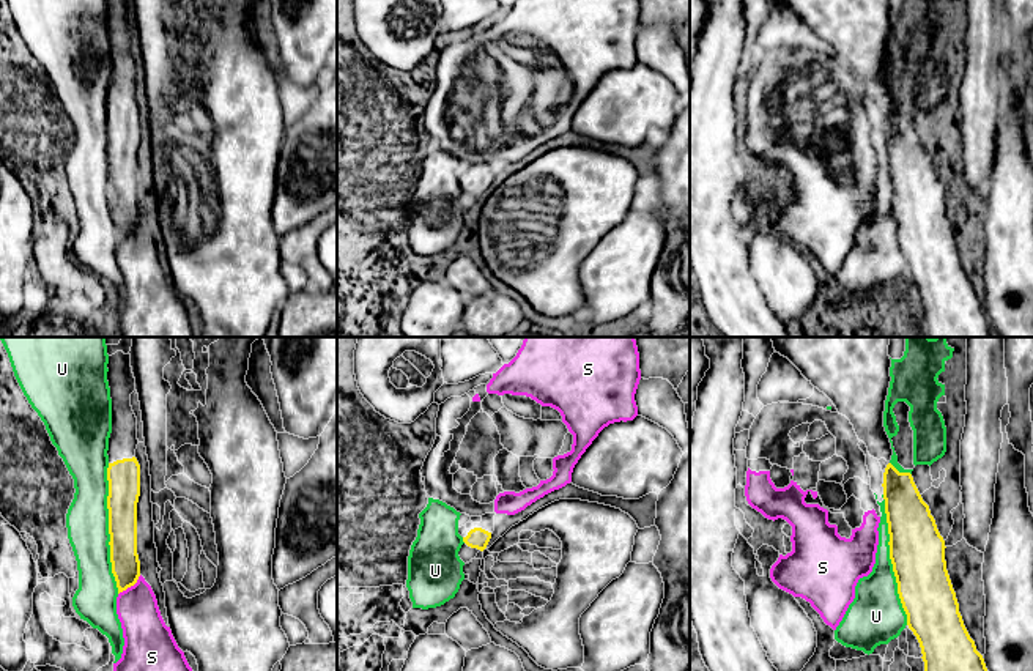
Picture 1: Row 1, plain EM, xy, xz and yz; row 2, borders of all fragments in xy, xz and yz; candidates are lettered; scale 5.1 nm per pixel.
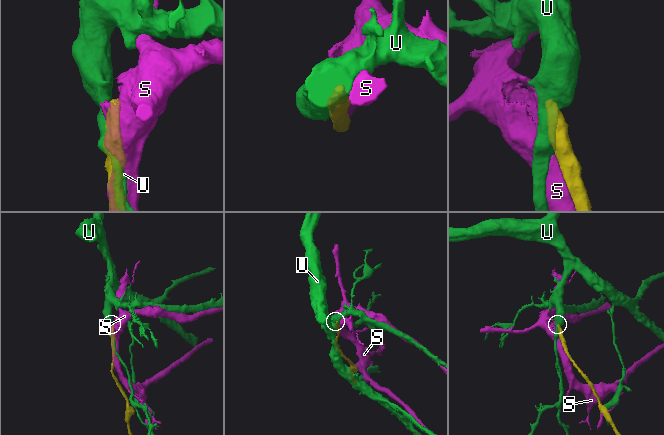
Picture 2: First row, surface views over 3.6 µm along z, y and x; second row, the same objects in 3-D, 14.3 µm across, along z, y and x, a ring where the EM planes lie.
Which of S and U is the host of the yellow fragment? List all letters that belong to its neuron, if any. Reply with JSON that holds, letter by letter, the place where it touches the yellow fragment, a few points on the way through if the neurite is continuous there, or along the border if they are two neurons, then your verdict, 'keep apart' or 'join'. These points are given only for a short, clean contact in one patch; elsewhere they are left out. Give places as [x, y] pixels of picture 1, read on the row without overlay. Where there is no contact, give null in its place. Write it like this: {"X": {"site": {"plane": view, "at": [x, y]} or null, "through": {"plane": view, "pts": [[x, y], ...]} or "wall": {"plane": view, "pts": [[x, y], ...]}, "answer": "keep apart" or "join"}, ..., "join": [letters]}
{"S": {"site": {"plane": "xy", "at": [129, 233]}, "answer": "keep apart"}, "U": {"site": {"plane": "xy", "at": [109, 175]}, "answer": "keep apart"}, "join": []}

